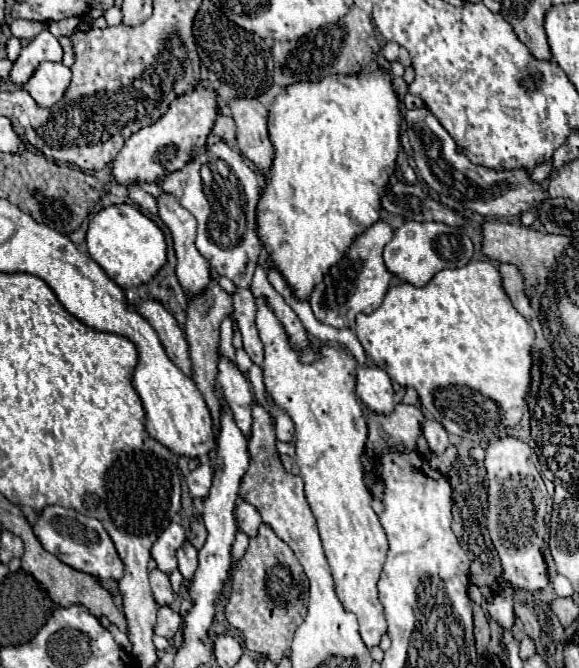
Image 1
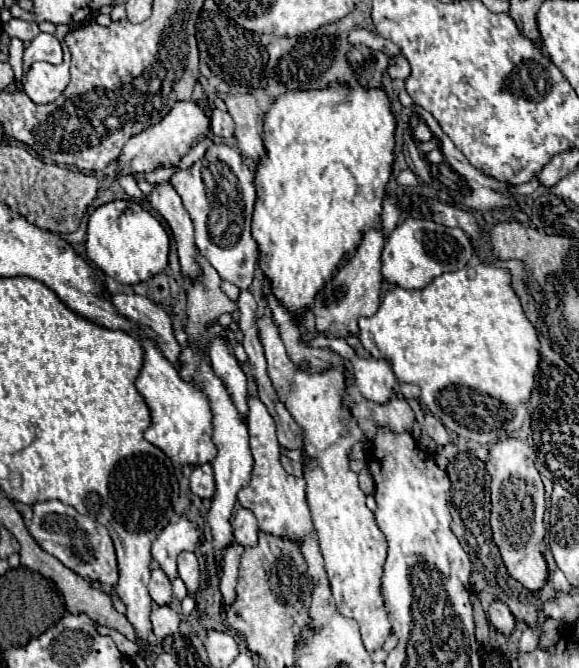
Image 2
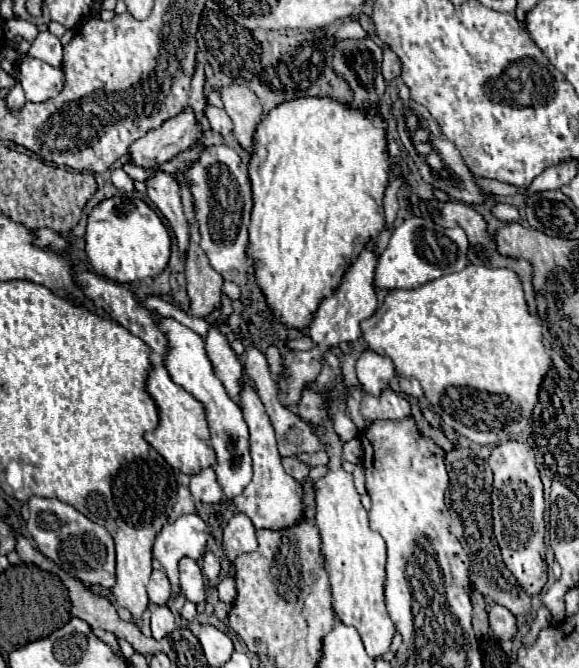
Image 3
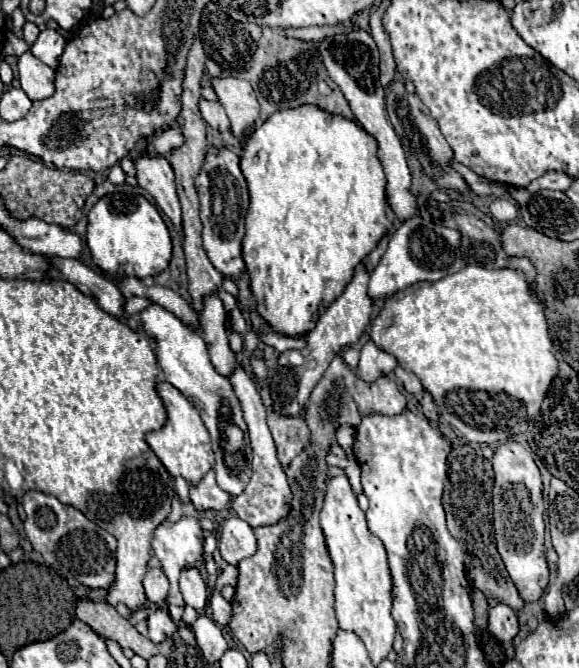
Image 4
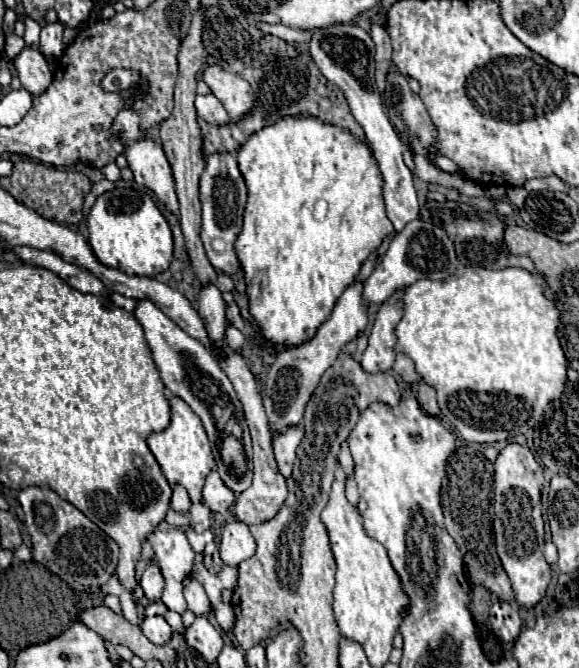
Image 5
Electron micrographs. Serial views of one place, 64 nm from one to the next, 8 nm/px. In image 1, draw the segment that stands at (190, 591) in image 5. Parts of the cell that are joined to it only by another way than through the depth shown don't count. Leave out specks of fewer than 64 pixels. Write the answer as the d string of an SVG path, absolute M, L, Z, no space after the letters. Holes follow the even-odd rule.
M186 540L178 548L178 570L182 572L184 580L188 580L188 576L192 576L192 572L196 572L196 564L198 564L198 550Z

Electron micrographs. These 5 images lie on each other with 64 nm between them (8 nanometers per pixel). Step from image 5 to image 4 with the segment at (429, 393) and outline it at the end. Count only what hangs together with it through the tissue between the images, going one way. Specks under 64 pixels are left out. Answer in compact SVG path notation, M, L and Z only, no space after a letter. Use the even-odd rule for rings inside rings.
M424 392L424 398L422 398L420 406L422 406L424 416L436 426L438 424L438 412L436 412L436 404L434 404L434 400L432 400L432 396L428 392Z

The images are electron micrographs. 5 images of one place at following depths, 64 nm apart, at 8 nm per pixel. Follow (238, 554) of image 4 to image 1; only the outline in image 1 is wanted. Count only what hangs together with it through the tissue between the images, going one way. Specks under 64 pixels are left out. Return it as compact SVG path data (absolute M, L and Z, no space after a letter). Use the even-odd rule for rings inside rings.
M240 500L236 506L236 524L248 536L256 536L256 528L262 524L262 518L260 518L260 512L256 510L256 506L252 506L246 500Z

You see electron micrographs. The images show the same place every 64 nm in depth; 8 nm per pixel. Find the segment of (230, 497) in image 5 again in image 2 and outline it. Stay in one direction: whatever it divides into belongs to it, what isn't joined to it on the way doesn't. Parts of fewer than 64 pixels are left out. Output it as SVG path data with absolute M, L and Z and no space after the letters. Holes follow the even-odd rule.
M200 464L190 474L190 492L198 498L210 500L214 492L214 476L210 464Z

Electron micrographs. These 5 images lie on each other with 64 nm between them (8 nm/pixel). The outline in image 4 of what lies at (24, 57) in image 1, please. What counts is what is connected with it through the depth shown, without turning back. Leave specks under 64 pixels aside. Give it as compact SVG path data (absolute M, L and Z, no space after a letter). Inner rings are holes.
M46 28L46 30L40 32L38 40L32 44L30 52L32 52L38 60L42 60L44 64L56 68L58 62L60 62L60 56L62 56L64 46L66 46L66 40L64 40L58 32Z

